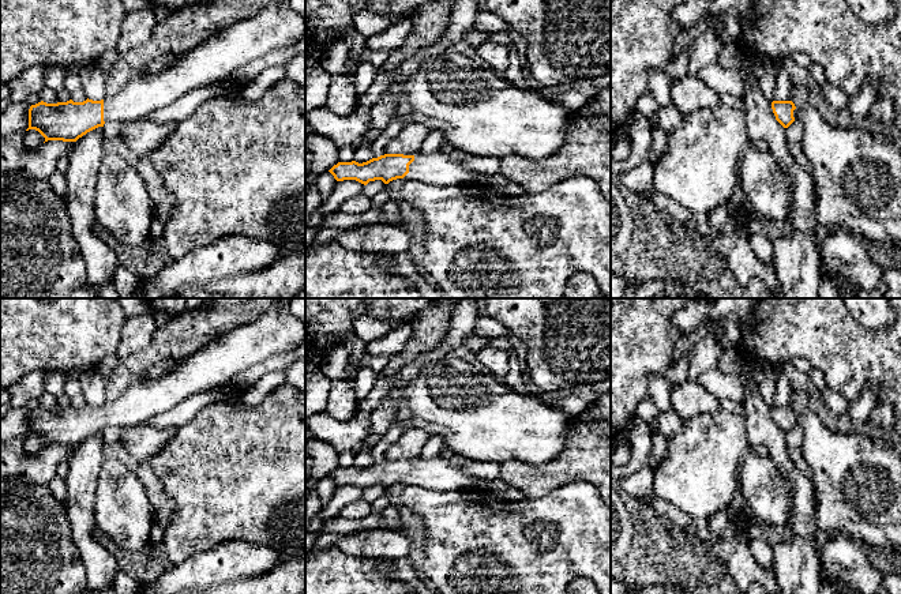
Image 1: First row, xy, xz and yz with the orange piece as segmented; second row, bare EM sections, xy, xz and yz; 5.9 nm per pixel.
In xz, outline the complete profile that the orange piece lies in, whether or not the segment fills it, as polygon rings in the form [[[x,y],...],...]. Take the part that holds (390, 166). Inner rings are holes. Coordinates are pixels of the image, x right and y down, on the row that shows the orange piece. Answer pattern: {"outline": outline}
{"outline": [[[446,147],[432,154],[384,154],[363,163],[338,162],[329,172],[337,181],[356,180],[364,185],[375,180],[388,184],[397,178],[436,185],[474,184],[478,174],[454,161]]]}

